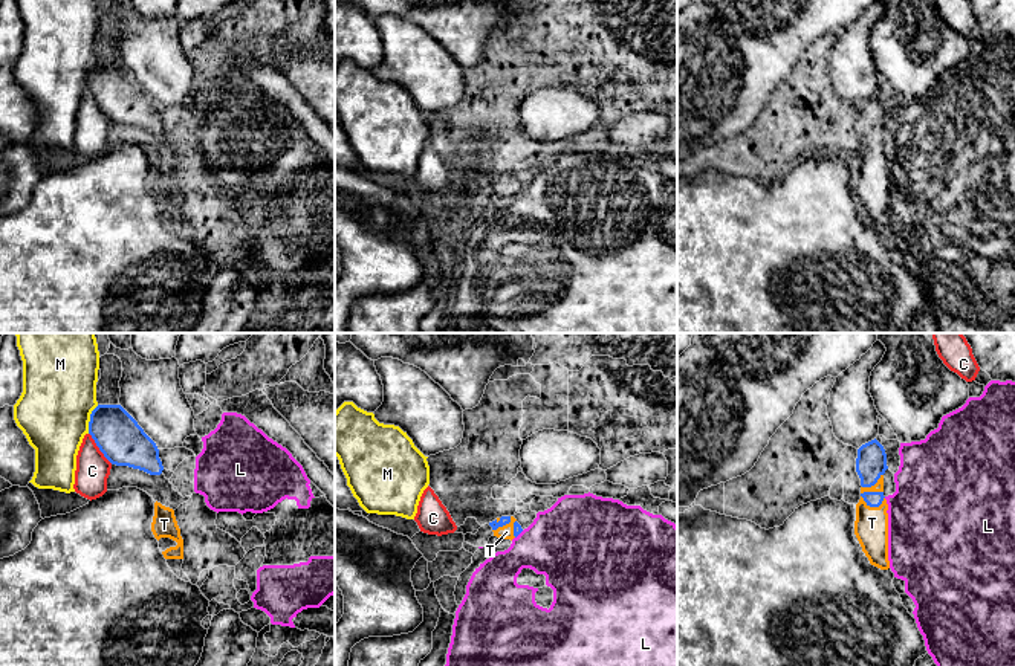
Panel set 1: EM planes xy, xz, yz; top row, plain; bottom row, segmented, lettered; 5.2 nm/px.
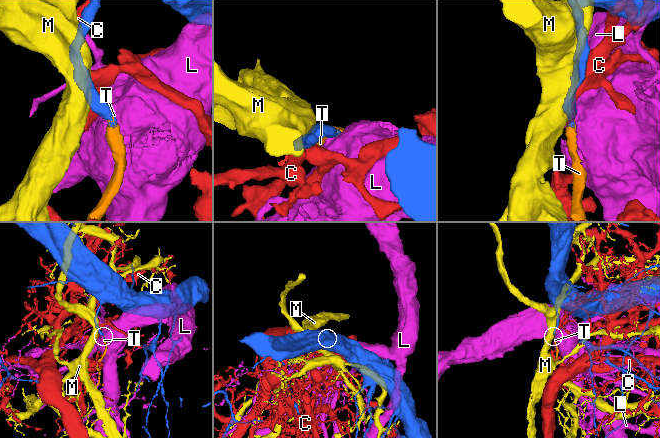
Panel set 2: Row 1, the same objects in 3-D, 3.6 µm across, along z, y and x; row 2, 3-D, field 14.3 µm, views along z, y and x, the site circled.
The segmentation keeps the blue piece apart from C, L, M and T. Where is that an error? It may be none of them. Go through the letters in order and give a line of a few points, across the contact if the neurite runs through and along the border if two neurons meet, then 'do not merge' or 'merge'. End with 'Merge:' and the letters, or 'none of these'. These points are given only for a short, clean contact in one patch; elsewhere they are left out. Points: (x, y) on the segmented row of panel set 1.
C: do not merge
L: do not merge
M: do not merge
T: line yz (872, 498), (870, 506), (872, 523); merge
Merge: T

